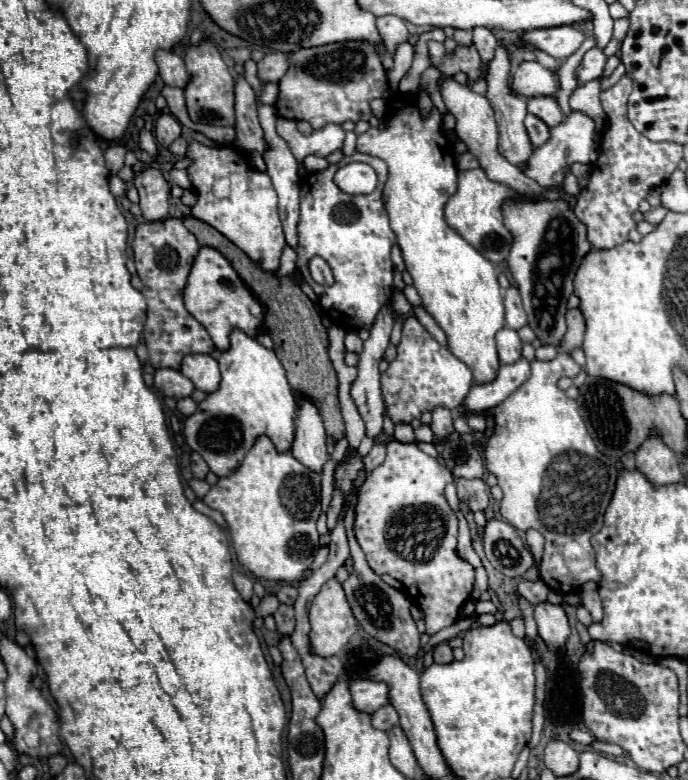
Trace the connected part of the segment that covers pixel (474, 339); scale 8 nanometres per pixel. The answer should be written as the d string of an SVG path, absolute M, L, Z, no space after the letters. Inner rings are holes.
M398 97L394 101L394 113L386 121L386 129L380 131L370 127L366 133L358 135L360 153L380 157L388 165L388 181L384 185L384 207L390 217L390 227L398 239L402 249L402 257L406 261L406 269L414 279L414 287L422 299L422 307L434 317L434 321L442 327L448 337L448 349L468 365L474 375L474 383L490 383L496 379L496 371L500 369L500 359L496 351L494 335L504 327L504 299L496 279L494 265L484 259L468 241L464 241L454 229L444 221L444 205L456 193L458 171L454 165L454 153L448 139L442 133L442 117L436 109L422 119L416 103L408 97Z

